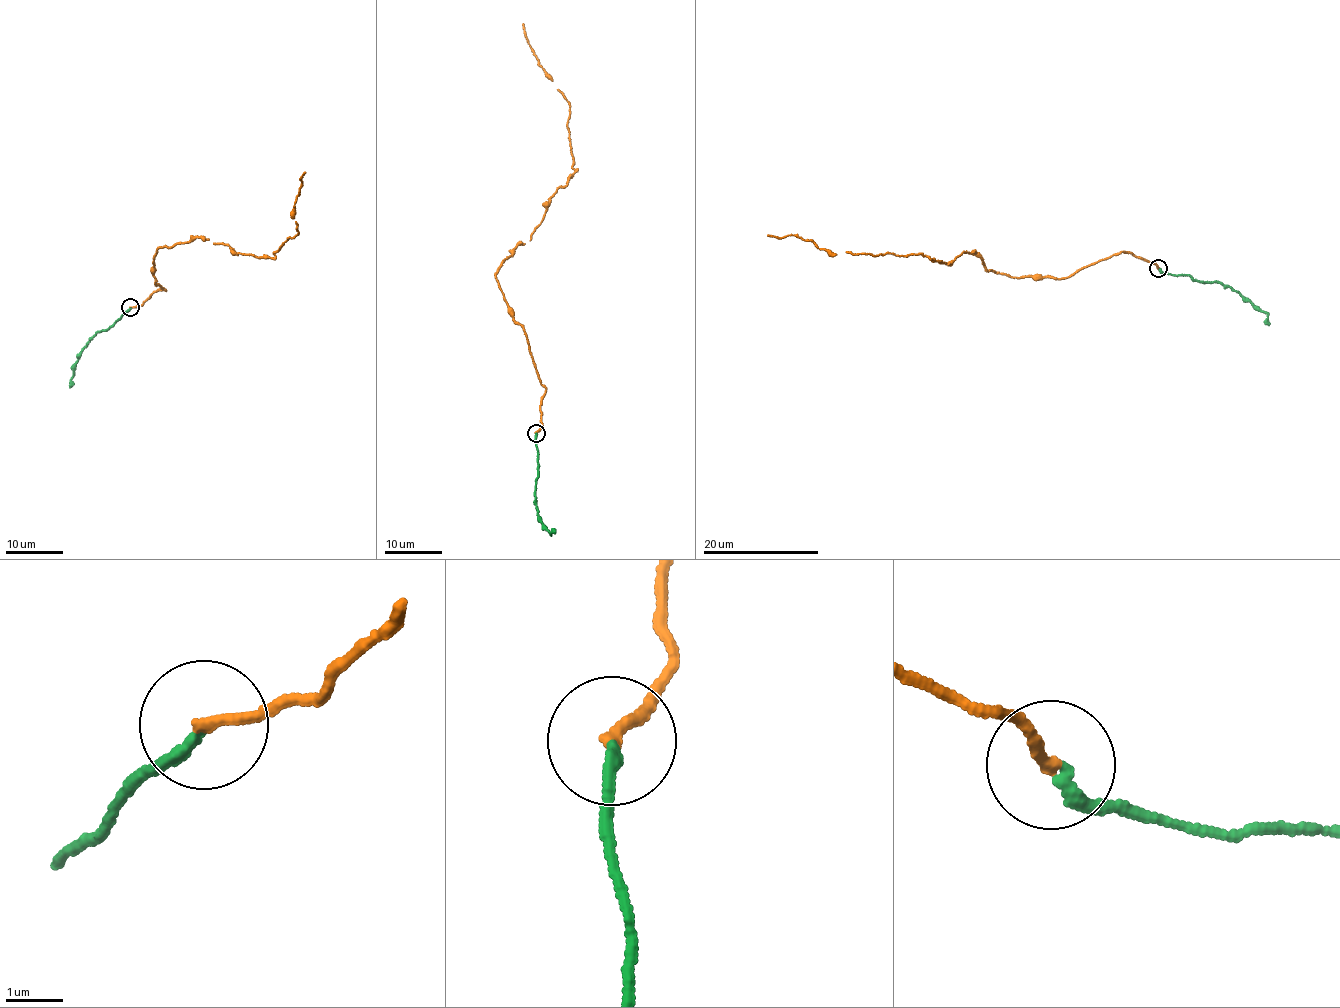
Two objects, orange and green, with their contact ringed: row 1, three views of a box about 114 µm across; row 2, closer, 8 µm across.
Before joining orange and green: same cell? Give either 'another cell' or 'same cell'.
same cell

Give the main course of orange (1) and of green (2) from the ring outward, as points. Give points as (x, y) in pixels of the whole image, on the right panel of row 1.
1: (1158, 268), (1120, 251), (1066, 278), (1013, 277), (986, 270), (975, 250), (948, 264), (767, 235)
2: (1159, 268), (1172, 275), (1187, 274), (1204, 282), (1231, 286), (1267, 313), (1265, 324)

